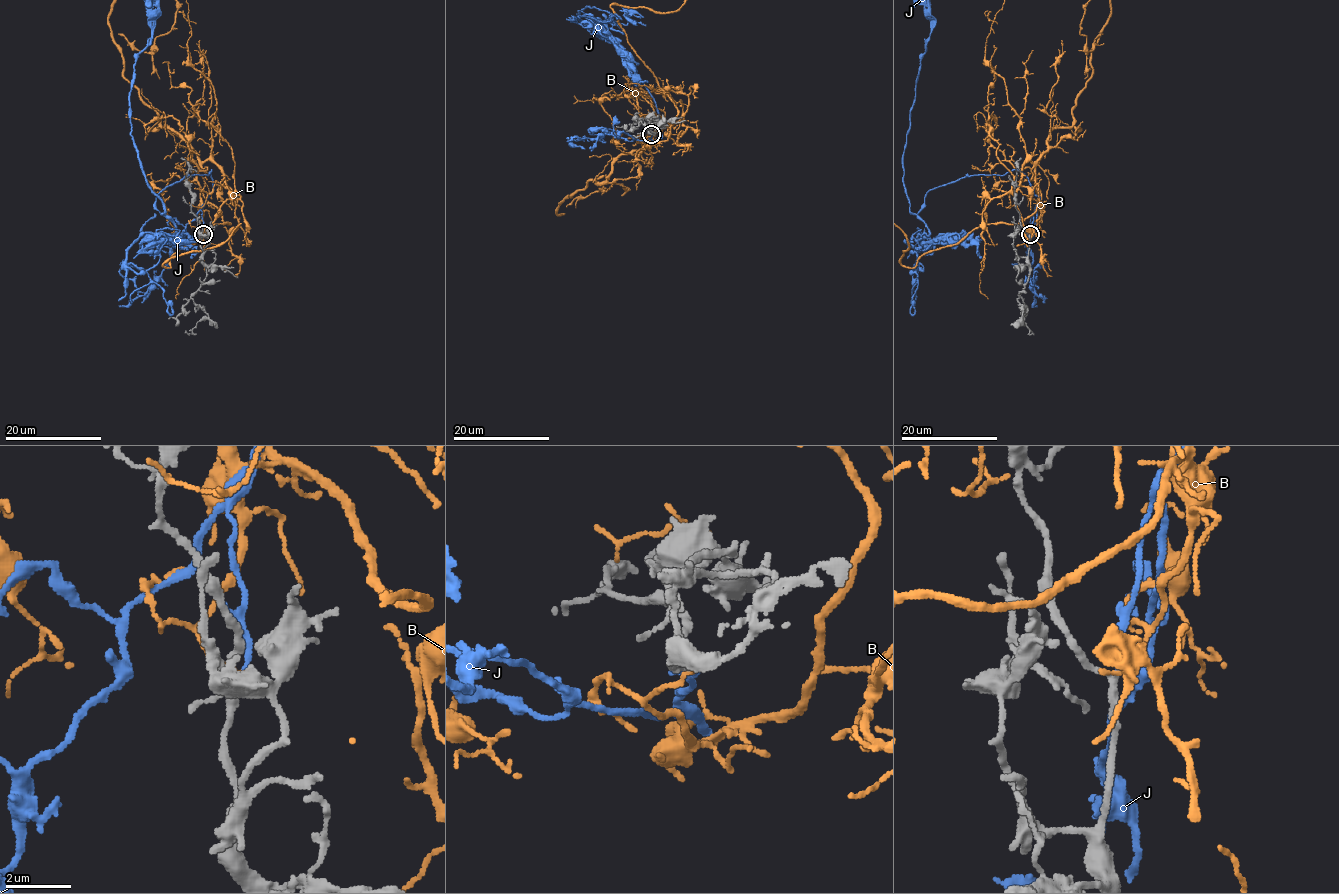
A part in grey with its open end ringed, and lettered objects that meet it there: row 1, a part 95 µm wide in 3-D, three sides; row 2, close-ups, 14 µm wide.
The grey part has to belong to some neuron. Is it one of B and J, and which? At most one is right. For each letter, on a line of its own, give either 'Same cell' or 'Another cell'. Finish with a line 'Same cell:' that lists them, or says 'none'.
B: Another cell
J: Same cell
Same cell: J

